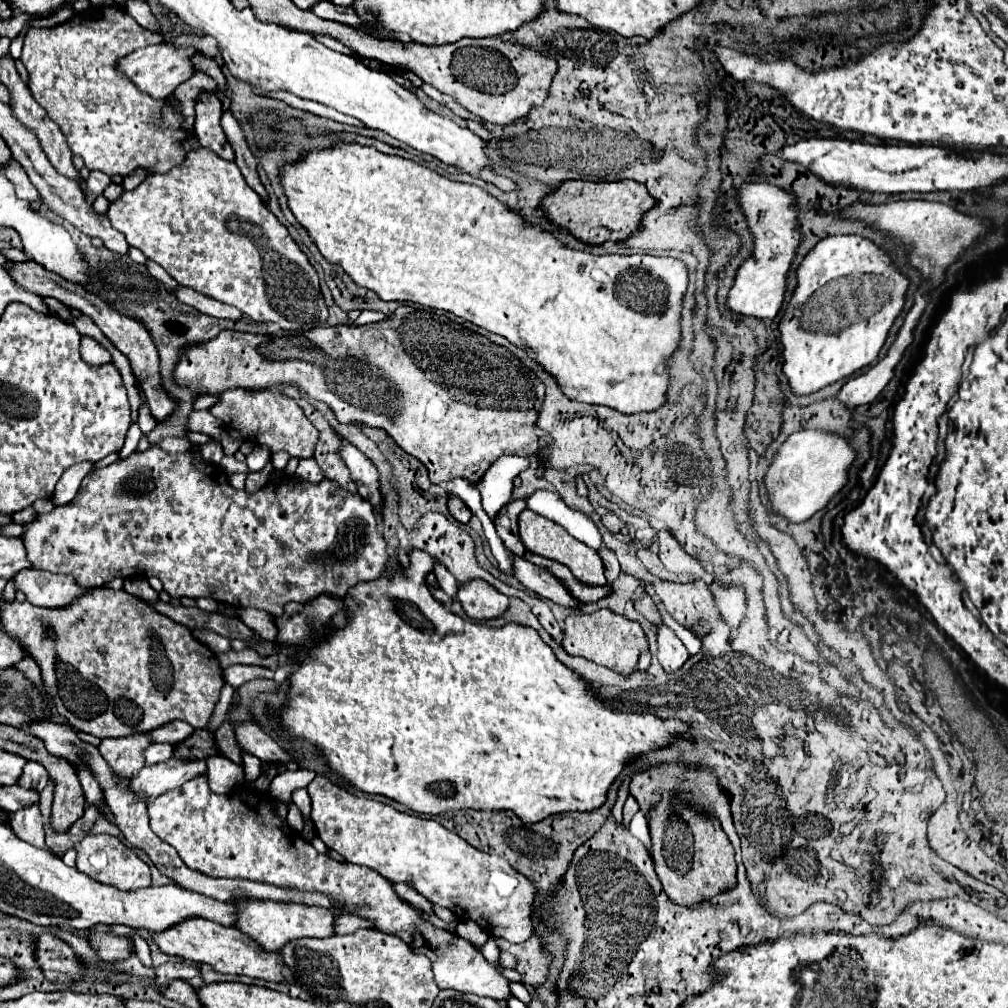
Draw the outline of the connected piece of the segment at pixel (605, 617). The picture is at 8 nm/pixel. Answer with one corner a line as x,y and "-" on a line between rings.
597,609
593,613
575,613
565,619
563,627
565,639
563,639
563,649
569,655
579,655
589,661
595,661
597,665
609,667
621,675
631,675
637,671
637,661
639,655
649,651
649,641
643,631
643,627
619,613
613,613
611,609

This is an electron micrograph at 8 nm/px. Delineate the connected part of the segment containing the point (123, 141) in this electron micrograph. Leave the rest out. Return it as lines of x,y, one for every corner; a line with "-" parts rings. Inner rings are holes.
103,5
103,7
89,7
83,13
75,13
69,21
59,23
49,29
29,29
25,35
25,45
21,53
21,61
29,71
27,87
31,89
35,101
47,111
51,121
55,121
61,129
61,133
67,139
67,145
73,155
83,157
85,167
103,171
105,175
129,175
137,167
145,167
149,173
165,173
173,169
173,165
179,165
185,159
185,149
181,143
185,141
185,129
193,131
193,105
197,101
197,95
201,91
215,91
215,81
205,73
195,73
189,77
189,81
181,83
175,91
177,99
181,101
181,113
177,115
169,101
155,101
147,97
145,93
137,91
135,85
119,77
115,73
117,59
149,45
157,45
163,41
161,33
147,31
141,27
135,19
131,19
129,13
123,13
125,7
119,5

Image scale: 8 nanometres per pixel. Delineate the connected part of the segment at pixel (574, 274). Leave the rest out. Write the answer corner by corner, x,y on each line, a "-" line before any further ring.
337,141
333,147
327,149
309,149
303,151
299,161
283,163
279,167
281,187
287,197
287,205
295,219
307,229
309,237
319,247
321,255
335,265
341,265
345,273
365,289
375,291
383,301
411,301
425,307
451,311
453,315
475,323
491,333
503,335
513,345
523,349
533,361
545,367
557,383
561,385
563,393
575,401
593,403
593,405
607,405
621,413
639,413
639,411
653,411
661,407
667,391
667,359
677,349
679,343
679,313
681,313
681,299
687,289
687,267
671,257
651,257
651,255
591,255
585,251
573,251
561,245
551,233
541,231
539,227
525,225
521,217
511,211
507,205
499,203
487,191
479,189
477,185
457,183
441,177
439,173
397,155
385,155
375,147
365,147
359,143
341,143

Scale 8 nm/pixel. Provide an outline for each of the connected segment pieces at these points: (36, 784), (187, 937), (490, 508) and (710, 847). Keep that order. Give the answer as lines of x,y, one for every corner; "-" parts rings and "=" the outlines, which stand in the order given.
29,761
23,769
21,781
17,781
17,785
25,787
25,789
33,789
33,791
43,791
47,781
49,781
49,773
45,769
41,769
39,763
=
197,917
191,921
181,921
181,925
173,925
173,929
165,929
165,933
153,933
151,937
163,953
191,959
201,965
203,963
211,965
215,971
221,971
221,973
249,975
249,977
259,977
259,979
275,981
275,983
285,981
283,963
277,959
277,953
263,951
251,937
247,937
235,927
225,929
223,925
217,925
215,921
203,921
203,917
=
507,455
497,459
477,483
477,489
483,499
483,509
491,519
499,513
501,507
513,501
513,479
529,465
525,457
=
665,793
649,811
649,831
655,871
671,901
693,905
735,885
735,851
715,815
705,813
687,801
675,805
675,797

